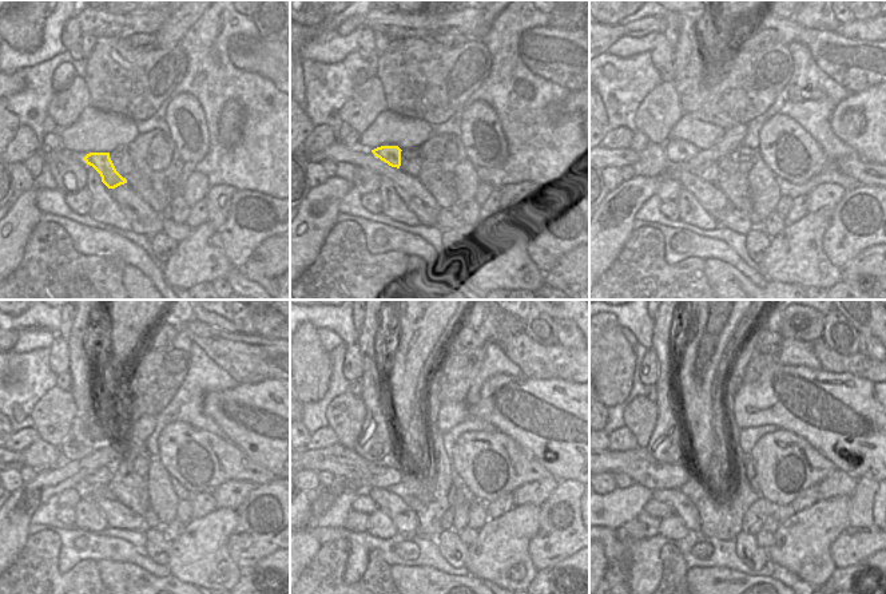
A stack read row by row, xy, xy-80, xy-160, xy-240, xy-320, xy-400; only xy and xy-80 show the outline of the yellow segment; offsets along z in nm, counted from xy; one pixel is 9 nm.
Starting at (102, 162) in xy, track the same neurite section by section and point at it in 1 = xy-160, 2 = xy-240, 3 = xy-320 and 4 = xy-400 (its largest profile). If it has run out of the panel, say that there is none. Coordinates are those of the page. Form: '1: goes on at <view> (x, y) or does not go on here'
1: goes on at xy-160 (676, 150)
2: goes on at xy-240 (78, 444)
3: goes on at xy-320 (376, 439)
4: goes on at xy-400 (668, 443)

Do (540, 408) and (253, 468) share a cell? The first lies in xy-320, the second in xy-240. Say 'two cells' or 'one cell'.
two cells

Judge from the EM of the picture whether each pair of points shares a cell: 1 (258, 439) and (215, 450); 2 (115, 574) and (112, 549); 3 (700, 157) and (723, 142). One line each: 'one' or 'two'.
1: two
2: two
3: one

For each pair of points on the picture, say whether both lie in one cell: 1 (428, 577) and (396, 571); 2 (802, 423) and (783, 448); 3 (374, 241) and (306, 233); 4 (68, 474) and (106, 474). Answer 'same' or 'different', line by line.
1: same
2: different
3: different
4: different

